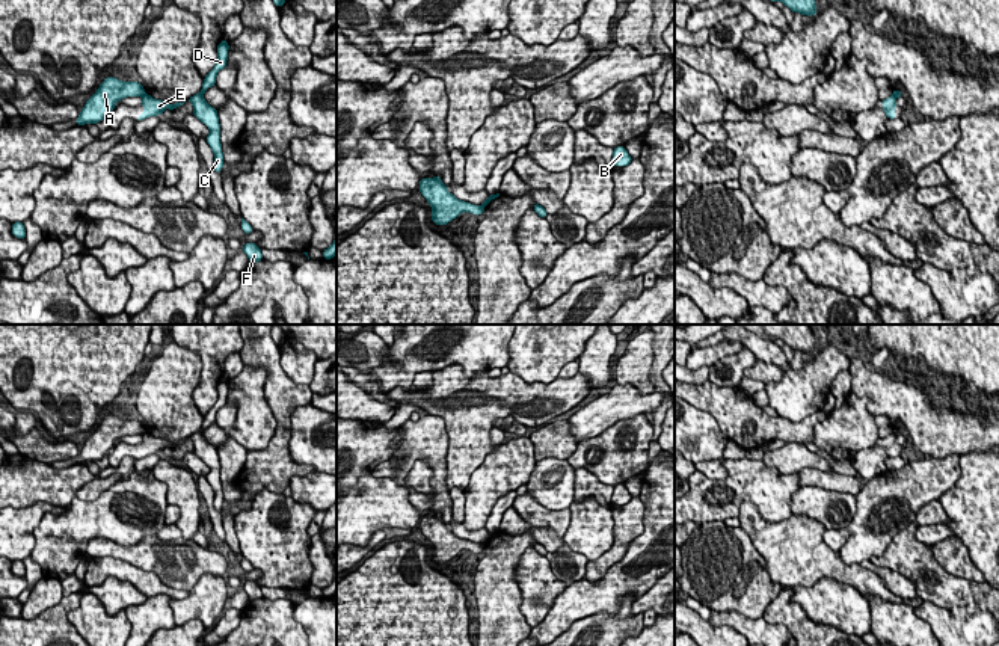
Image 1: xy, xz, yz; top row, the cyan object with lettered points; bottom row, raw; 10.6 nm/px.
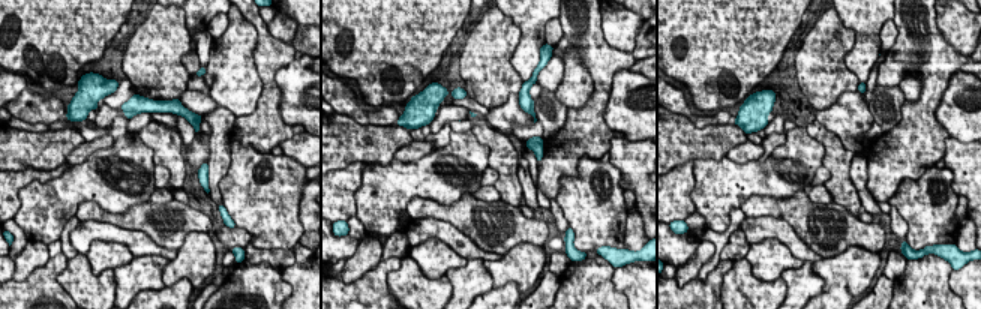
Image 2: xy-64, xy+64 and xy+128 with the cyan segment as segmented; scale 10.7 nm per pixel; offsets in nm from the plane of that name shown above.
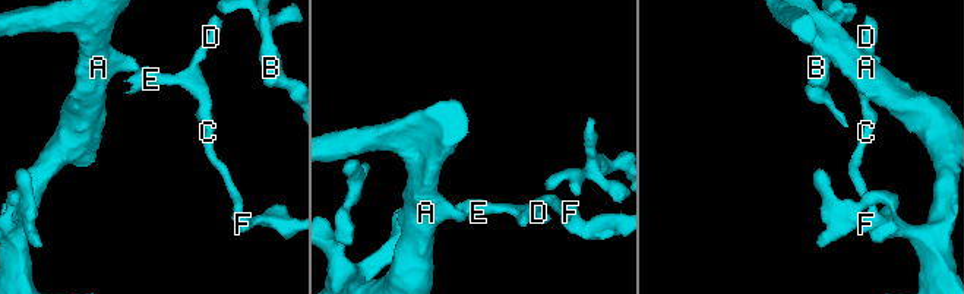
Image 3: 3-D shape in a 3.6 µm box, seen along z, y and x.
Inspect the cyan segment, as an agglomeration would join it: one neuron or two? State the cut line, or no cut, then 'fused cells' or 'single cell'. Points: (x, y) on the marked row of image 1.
cut xy (145, 92), (142, 97); fused cells

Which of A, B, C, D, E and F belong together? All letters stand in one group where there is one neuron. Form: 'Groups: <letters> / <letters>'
Groups: A B / C D E F

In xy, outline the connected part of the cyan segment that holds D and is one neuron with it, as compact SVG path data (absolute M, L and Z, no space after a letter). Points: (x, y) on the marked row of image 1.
M222 41L217 45L217 63L214 68L204 77L202 89L199 94L190 97L187 101L193 104L193 115L210 128L210 134L207 136L207 143L210 145L211 151L214 152L214 171L217 174L222 172L223 168L223 152L220 143L220 124L217 110L207 104L204 100L204 92L216 85L216 75L220 69L226 66L228 60L228 41Z

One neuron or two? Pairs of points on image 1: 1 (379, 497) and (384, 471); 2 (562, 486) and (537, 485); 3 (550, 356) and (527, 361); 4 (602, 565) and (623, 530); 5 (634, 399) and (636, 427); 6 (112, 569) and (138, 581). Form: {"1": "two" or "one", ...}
{"1": "two", "2": "one", "3": "one", "4": "one", "5": "two", "6": "one"}

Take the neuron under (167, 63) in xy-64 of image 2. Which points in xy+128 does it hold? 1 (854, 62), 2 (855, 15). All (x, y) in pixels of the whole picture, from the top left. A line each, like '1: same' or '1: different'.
1: different
2: different

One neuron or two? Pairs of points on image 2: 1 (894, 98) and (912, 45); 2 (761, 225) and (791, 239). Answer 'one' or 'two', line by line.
1: two
2: one

